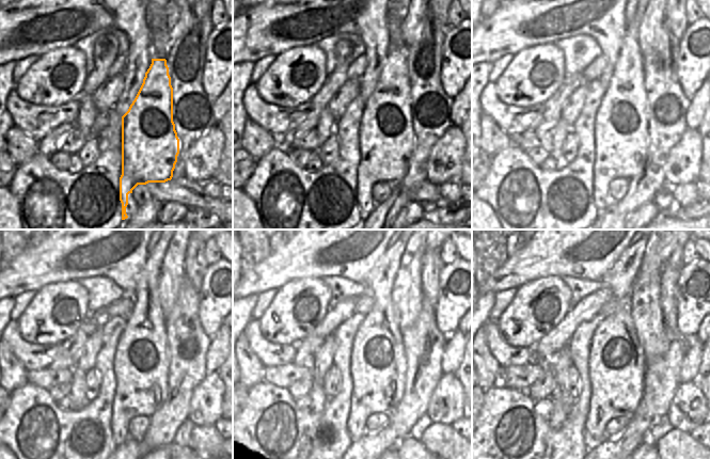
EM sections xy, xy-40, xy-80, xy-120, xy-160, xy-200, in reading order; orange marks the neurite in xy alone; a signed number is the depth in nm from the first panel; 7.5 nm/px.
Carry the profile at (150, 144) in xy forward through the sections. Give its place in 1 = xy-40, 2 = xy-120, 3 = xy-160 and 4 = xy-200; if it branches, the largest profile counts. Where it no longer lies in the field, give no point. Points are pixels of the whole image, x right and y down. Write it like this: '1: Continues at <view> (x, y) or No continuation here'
1: Continues at xy-40 (385, 136)
2: Continues at xy-120 (141, 365)
3: Continues at xy-160 (378, 362)
4: Continues at xy-200 (617, 369).

